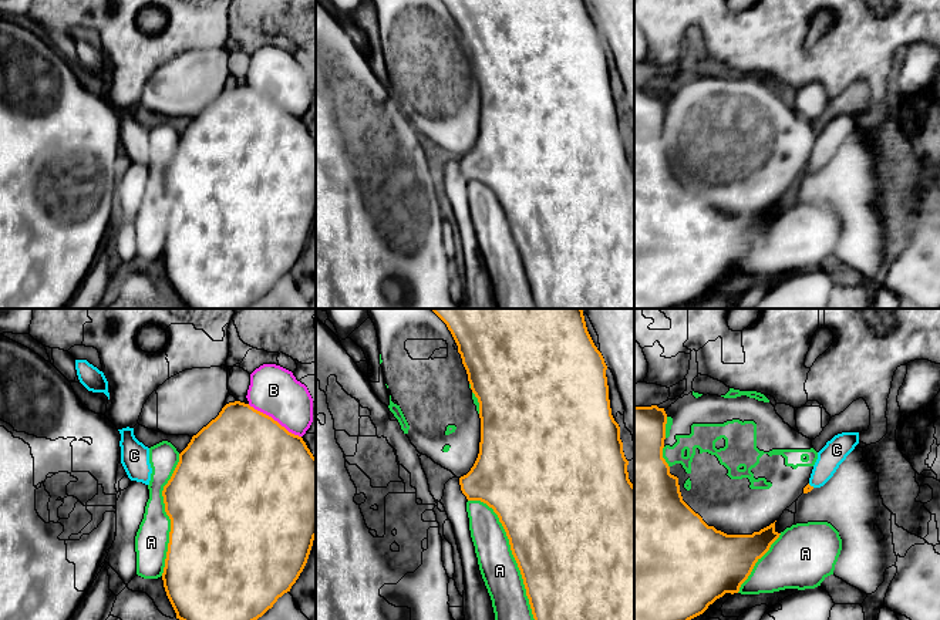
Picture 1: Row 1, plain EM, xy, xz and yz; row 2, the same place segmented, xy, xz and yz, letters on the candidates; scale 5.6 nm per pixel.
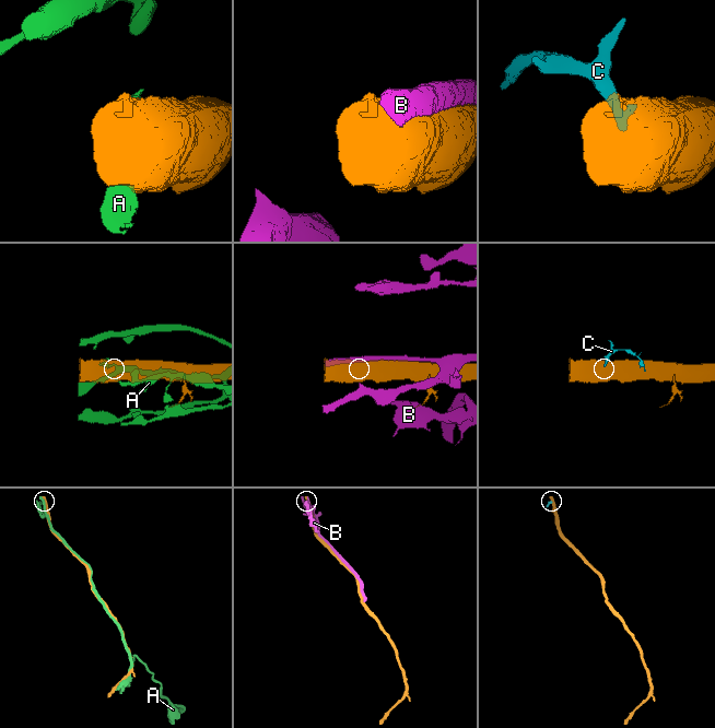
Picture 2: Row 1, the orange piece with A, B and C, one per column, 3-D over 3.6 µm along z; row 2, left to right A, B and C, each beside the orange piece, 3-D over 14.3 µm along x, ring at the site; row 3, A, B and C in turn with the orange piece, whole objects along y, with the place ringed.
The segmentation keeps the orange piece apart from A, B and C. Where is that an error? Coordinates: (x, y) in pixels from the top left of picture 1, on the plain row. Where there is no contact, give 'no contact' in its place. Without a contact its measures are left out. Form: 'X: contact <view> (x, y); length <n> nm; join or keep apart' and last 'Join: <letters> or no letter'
A: contact xz (514, 238); length 800 nm; keep apart
B: contact xy (273, 101); length 360 nm; keep apart
C: contact yz (809, 167); length 40 nm; join
Join: C

